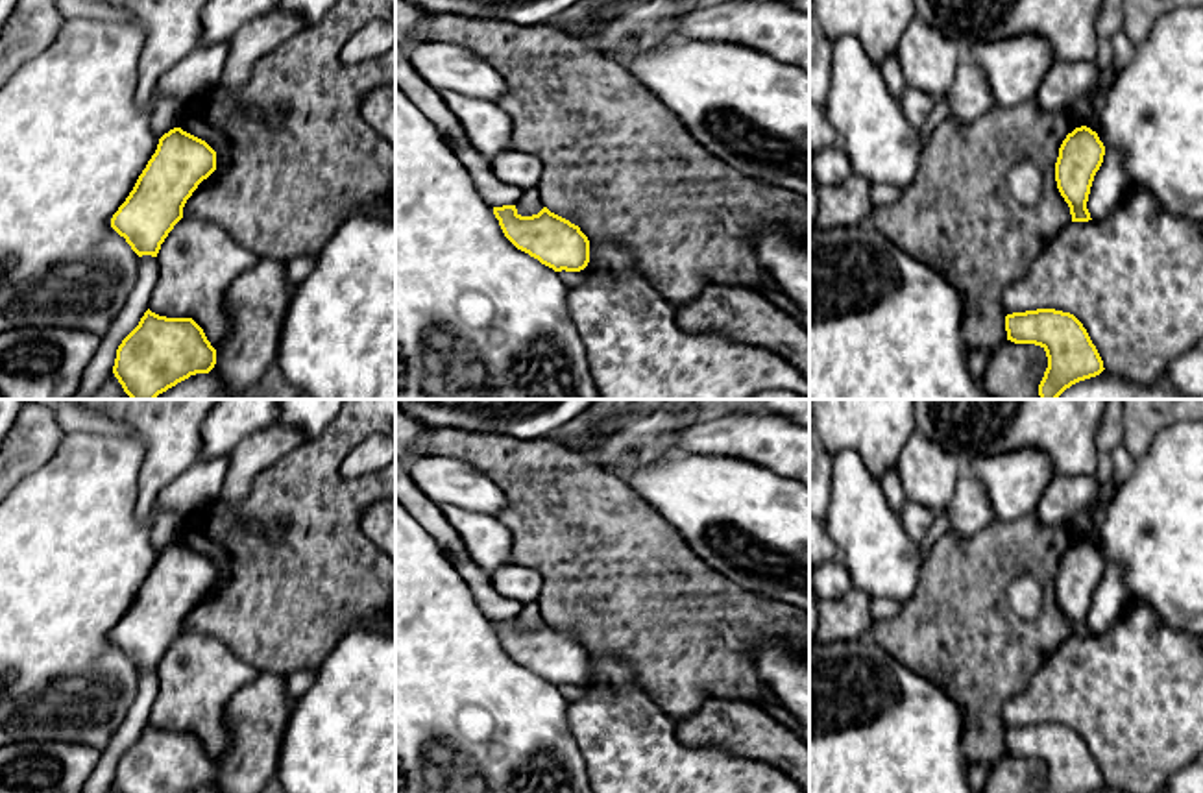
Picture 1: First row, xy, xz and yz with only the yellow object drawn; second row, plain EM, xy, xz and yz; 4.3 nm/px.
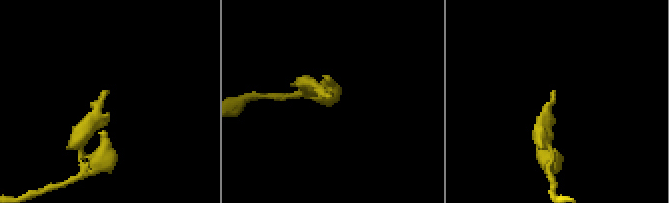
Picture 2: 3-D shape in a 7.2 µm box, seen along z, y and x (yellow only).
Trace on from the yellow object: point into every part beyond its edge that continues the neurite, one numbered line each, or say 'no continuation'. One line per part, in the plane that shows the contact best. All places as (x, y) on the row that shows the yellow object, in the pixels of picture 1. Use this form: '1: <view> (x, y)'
1: yz (1135, 280)

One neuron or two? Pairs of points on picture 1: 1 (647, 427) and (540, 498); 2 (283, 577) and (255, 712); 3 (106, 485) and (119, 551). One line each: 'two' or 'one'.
1: two
2: two
3: one

